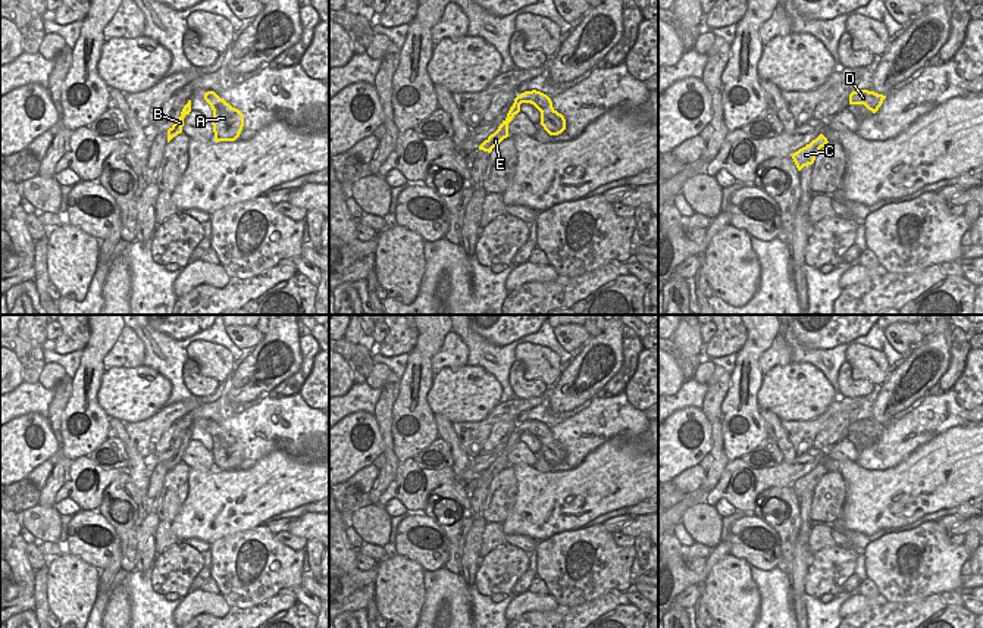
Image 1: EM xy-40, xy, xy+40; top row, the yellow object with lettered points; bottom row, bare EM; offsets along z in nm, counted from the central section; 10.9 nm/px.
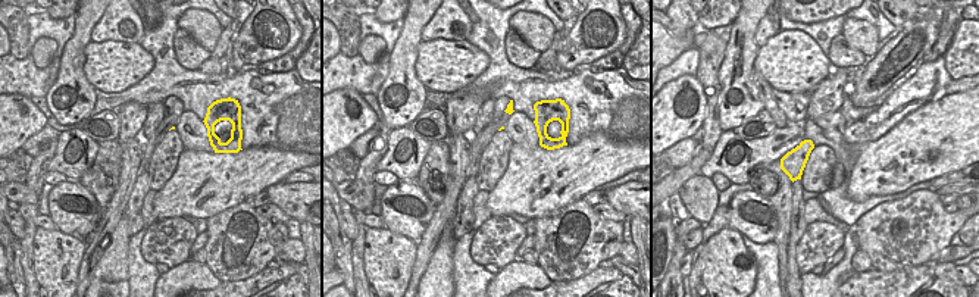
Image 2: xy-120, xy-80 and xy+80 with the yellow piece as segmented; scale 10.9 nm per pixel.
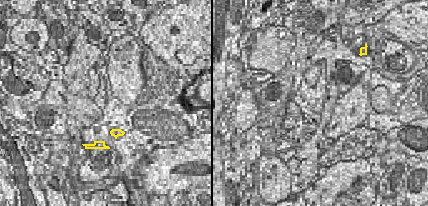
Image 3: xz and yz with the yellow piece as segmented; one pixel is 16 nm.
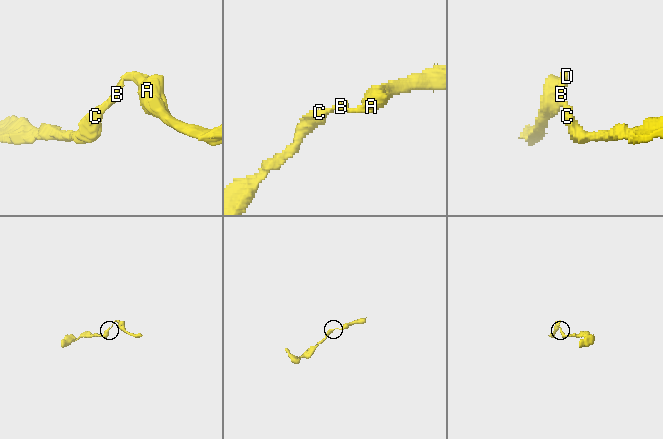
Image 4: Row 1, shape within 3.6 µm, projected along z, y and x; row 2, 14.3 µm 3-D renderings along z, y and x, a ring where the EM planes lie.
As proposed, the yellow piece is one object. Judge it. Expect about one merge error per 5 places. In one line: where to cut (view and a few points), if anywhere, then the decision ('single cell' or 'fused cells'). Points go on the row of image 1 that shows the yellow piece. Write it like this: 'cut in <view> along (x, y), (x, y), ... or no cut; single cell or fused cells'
no cut; single cell

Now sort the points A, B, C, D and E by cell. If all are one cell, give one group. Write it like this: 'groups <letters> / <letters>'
groups A B C D E

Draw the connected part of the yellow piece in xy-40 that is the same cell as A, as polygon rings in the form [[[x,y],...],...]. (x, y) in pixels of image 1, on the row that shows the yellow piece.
[[[215,91],[204,93],[204,100],[213,110],[213,132],[215,141],[235,141],[244,126],[244,115],[241,110],[232,107]]]

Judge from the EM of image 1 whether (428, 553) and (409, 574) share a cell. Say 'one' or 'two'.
two

